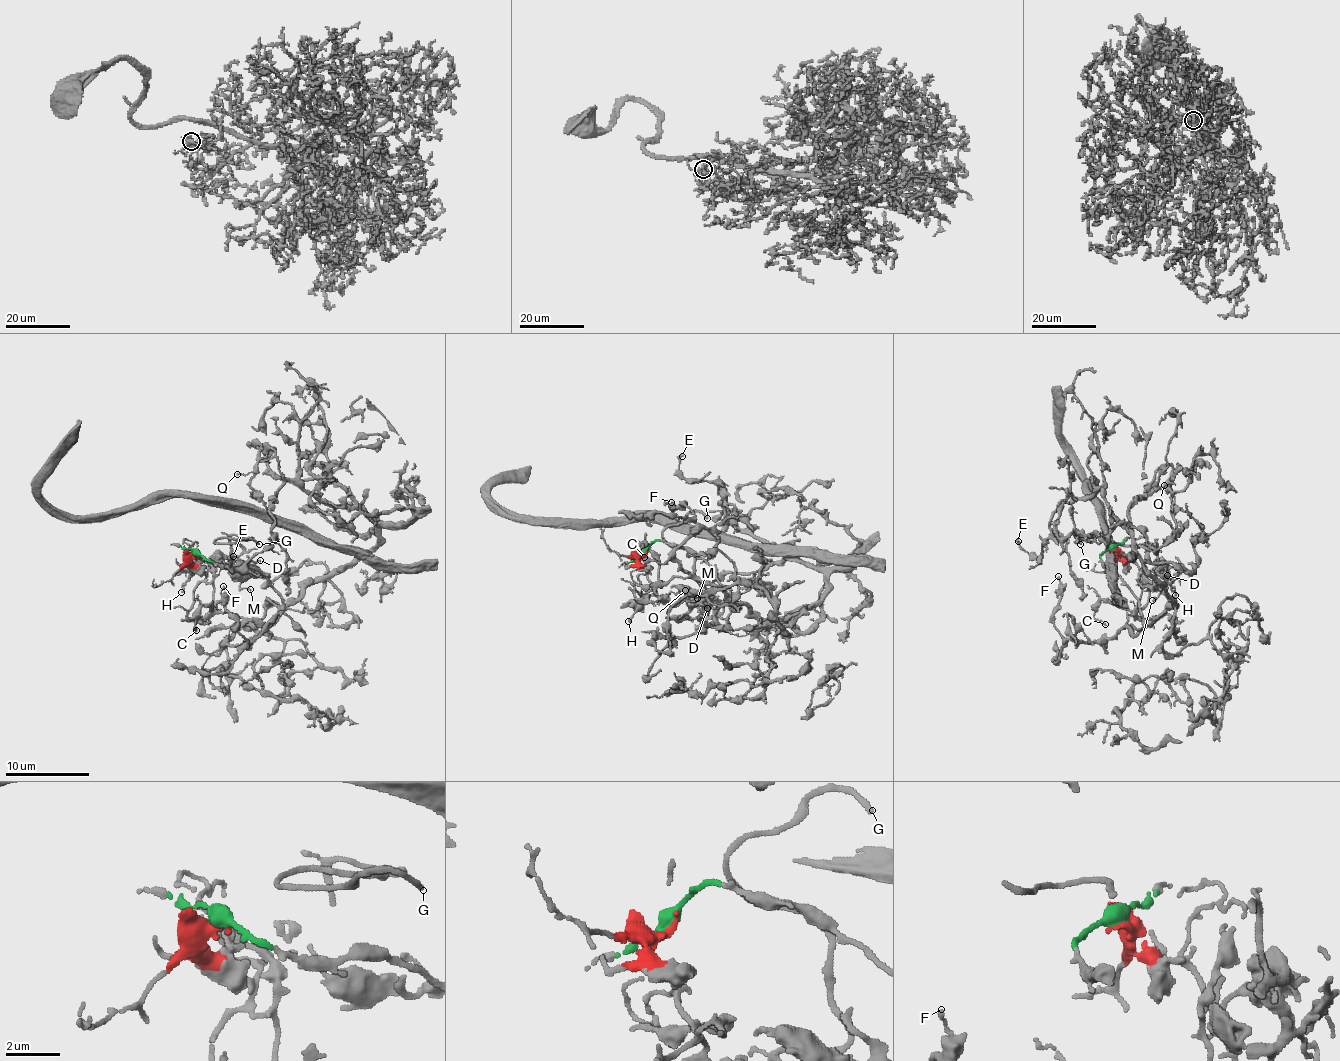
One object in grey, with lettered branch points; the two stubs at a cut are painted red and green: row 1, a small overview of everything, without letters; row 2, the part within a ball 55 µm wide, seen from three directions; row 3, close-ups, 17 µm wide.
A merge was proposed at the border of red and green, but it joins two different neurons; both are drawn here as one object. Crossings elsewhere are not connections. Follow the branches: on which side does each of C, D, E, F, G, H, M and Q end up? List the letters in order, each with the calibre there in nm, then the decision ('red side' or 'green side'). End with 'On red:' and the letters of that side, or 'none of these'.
C: 110 nm thick; green side
D: 150 nm thick; red side
E: 220 nm thick; green side
F: 130 nm thick; green side
G: 180 nm thick; red side
H: 160 nm thick; red side
M: 130 nm thick; red side
Q: 120 nm thick; green side
On red: D, G, H, M

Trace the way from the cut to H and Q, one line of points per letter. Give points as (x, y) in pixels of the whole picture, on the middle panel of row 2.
H: (645, 552), (637, 562), (655, 591), (628, 621)
Q: (645, 552), (691, 548), (764, 619), (814, 606), (825, 581), (788, 558), (729, 572), (709, 596), (685, 590)

